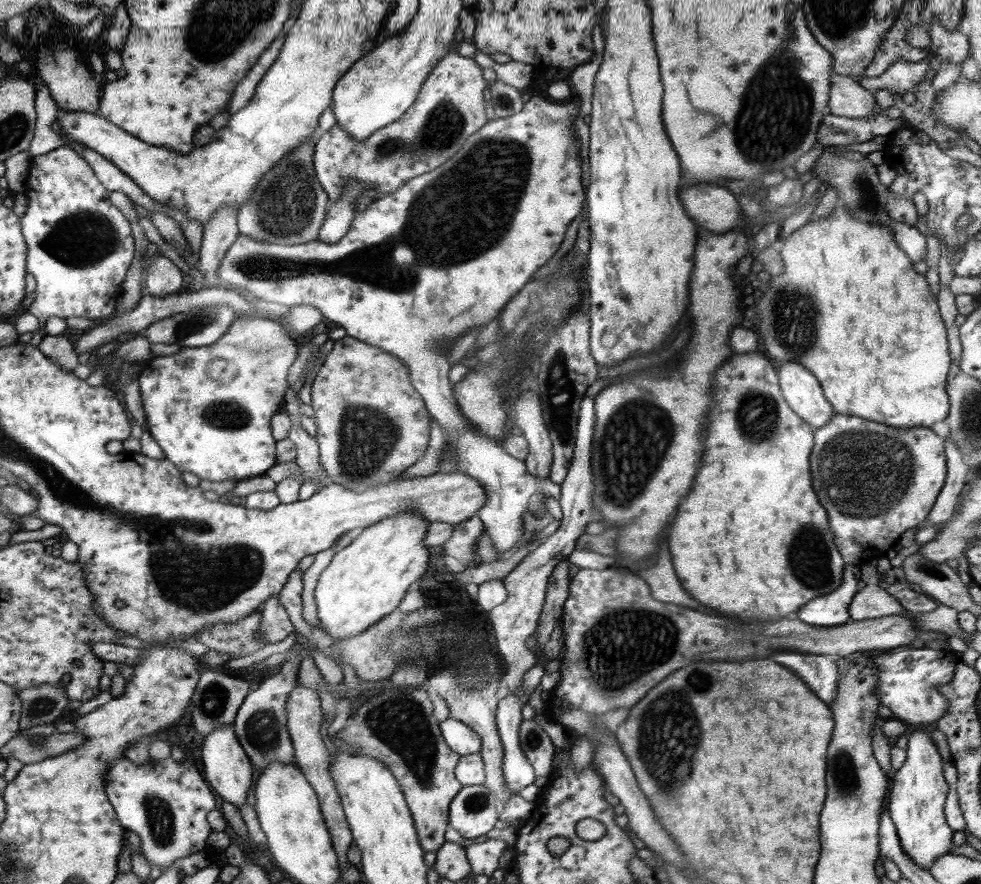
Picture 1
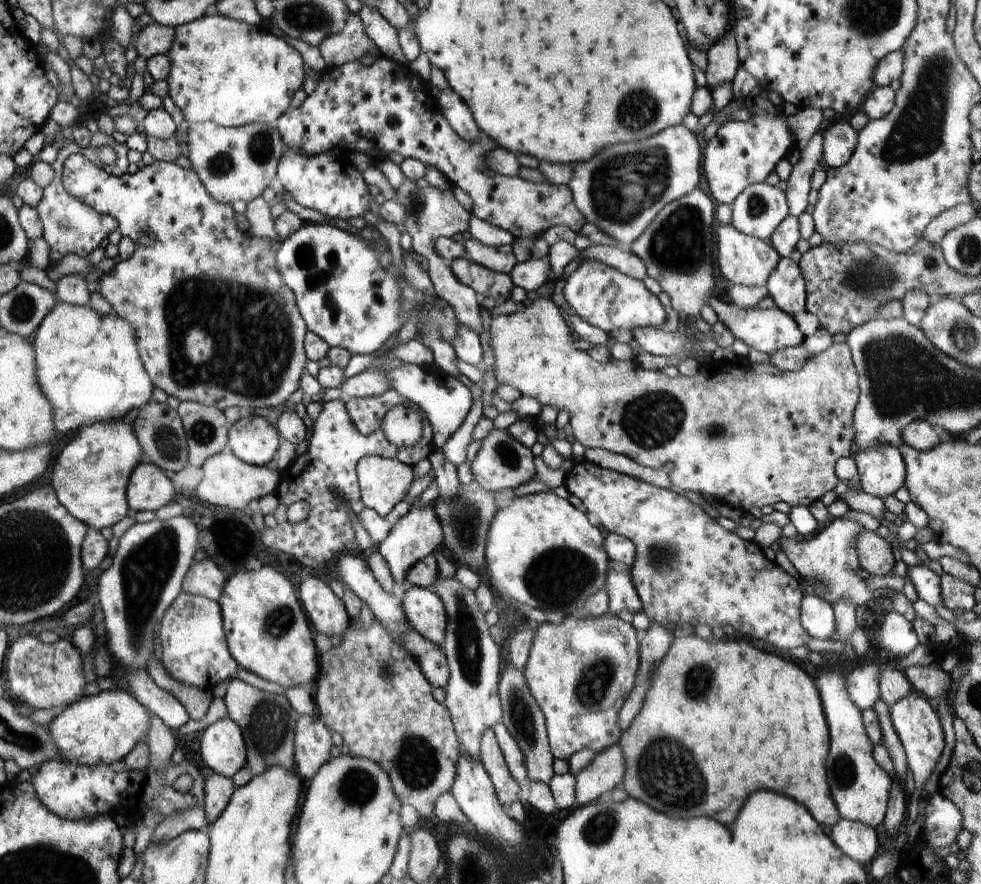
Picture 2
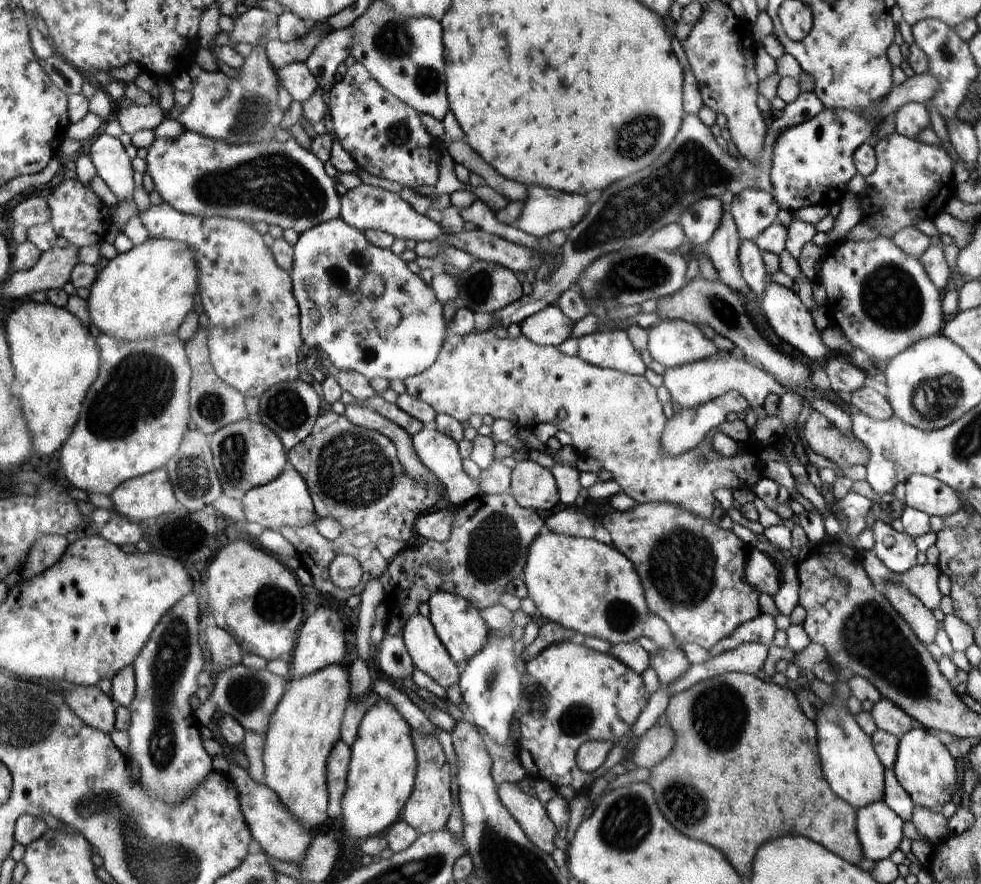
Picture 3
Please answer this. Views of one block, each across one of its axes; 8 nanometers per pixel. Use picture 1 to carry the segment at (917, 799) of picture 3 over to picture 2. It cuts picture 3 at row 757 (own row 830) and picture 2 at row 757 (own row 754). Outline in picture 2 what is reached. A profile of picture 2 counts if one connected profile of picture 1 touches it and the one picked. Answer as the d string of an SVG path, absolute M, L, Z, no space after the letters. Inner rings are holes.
M910 693L889 708L892 726L902 743L908 768L914 776L916 788L924 786L932 776L938 759L944 752L944 735L936 708L932 707L925 696Z

